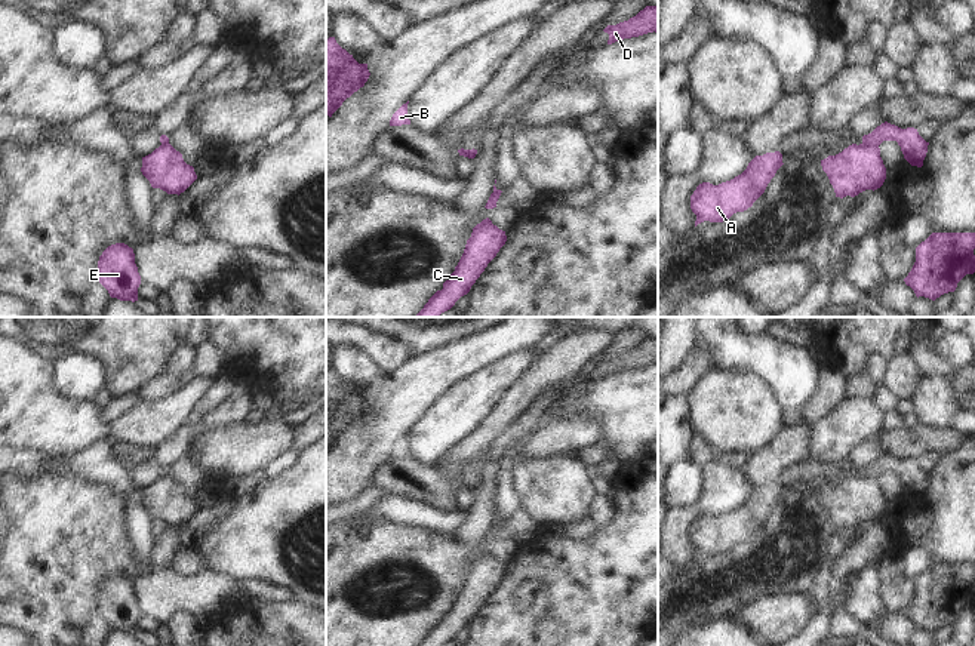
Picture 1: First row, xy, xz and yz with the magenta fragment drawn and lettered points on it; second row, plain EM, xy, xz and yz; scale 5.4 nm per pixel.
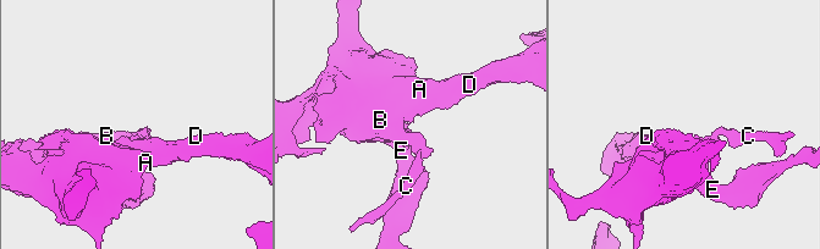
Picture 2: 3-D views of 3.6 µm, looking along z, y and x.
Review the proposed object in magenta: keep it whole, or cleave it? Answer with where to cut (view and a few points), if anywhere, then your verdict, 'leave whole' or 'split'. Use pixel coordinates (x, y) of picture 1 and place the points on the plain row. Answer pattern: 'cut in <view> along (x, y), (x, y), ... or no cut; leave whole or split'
cut in yz along (863, 474), (877, 479); split

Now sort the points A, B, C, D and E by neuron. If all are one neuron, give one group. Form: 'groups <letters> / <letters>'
groups A B D E / C

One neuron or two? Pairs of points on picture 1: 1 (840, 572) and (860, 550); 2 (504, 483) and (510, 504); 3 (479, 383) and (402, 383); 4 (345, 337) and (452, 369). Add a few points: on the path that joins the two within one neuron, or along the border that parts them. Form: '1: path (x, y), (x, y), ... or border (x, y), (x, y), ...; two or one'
1: path (845, 566), (855, 556); one
2: path (506, 488), (506, 500); one
3: border (485, 366), (455, 381), (428, 406); two
4: border (411, 357), (385, 375); two

